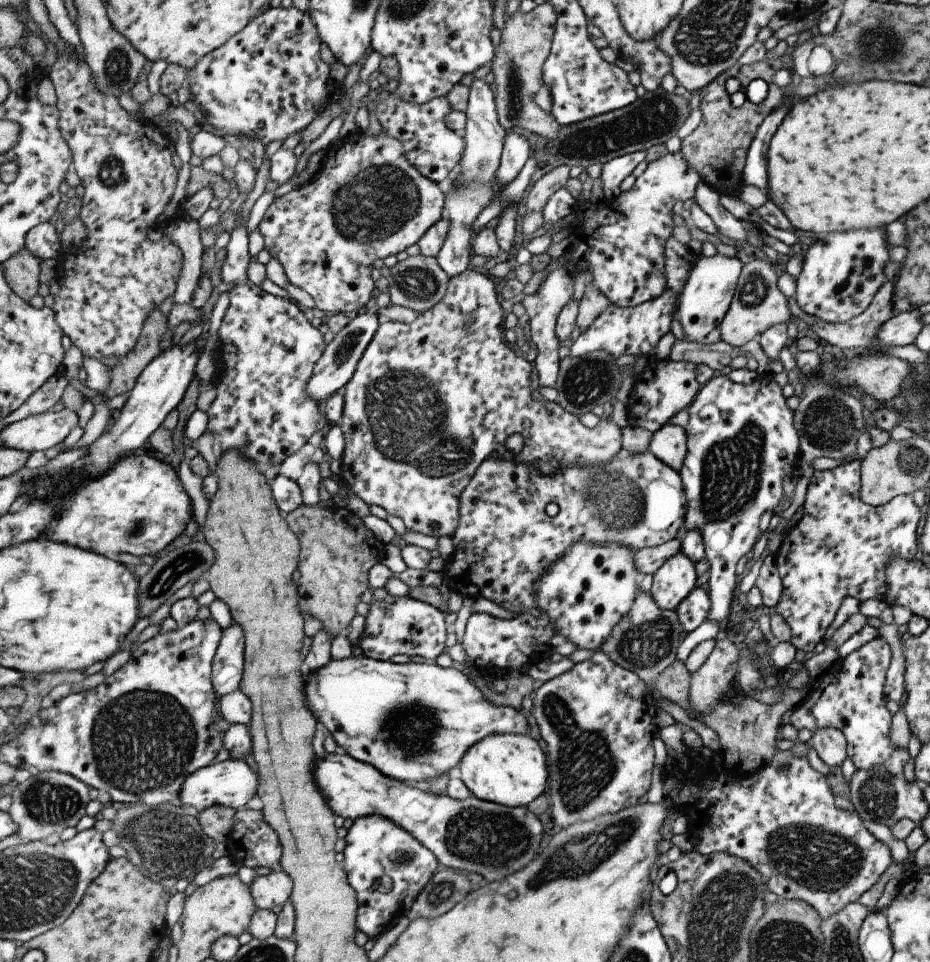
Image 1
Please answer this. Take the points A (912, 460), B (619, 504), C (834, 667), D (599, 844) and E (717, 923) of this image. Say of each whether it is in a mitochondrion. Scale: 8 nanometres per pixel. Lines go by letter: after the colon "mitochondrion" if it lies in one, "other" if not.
A: mitochondrion
B: mitochondrion
C: other
D: mitochondrion
E: mitochondrion

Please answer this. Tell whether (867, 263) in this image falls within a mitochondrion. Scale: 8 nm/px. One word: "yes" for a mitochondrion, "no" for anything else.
no

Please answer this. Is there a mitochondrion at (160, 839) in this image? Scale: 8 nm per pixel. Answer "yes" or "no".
yes

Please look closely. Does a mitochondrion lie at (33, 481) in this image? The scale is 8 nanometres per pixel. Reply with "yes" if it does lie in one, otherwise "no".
no

